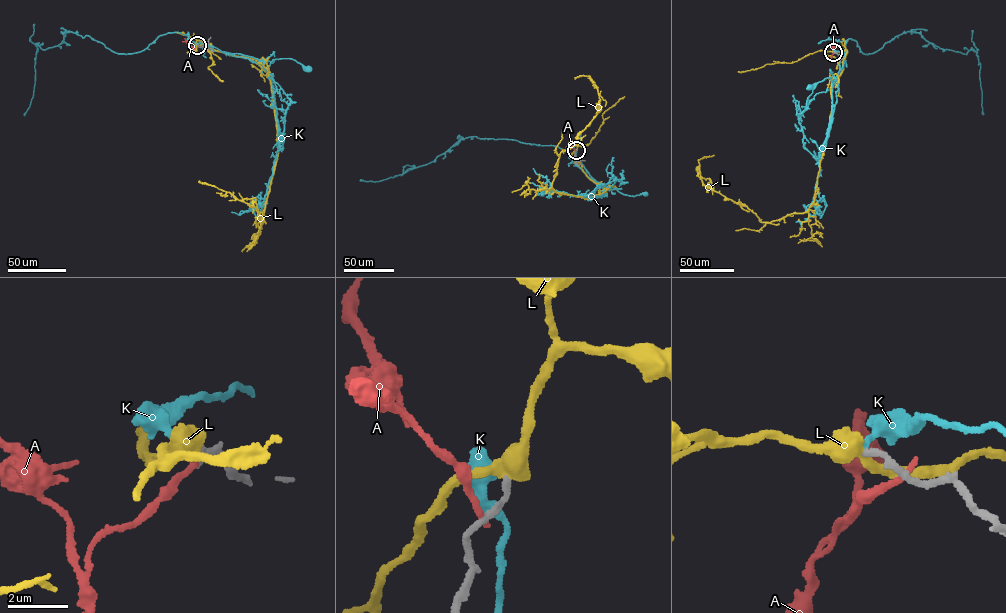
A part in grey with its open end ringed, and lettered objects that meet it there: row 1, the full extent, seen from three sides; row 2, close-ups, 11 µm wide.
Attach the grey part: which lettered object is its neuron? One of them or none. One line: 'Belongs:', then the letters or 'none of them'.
Belongs: none of them

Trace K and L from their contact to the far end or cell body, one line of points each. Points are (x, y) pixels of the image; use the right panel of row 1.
K: (833, 52), (844, 52), (844, 59), (832, 87), (831, 77), (809, 87)
L: (833, 52), (847, 52), (832, 79), (808, 210), (761, 222), (704, 185), (698, 160), (714, 155)

